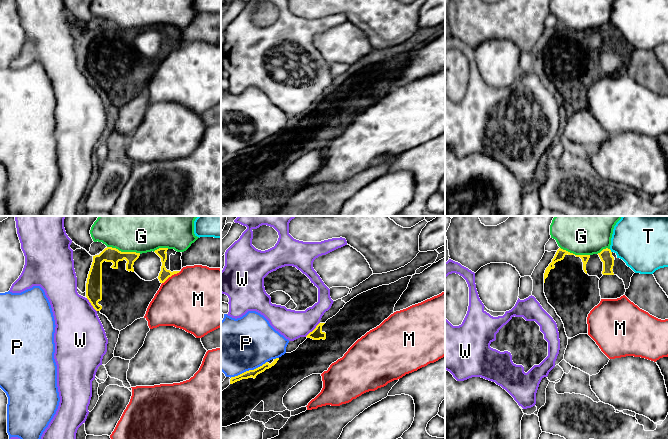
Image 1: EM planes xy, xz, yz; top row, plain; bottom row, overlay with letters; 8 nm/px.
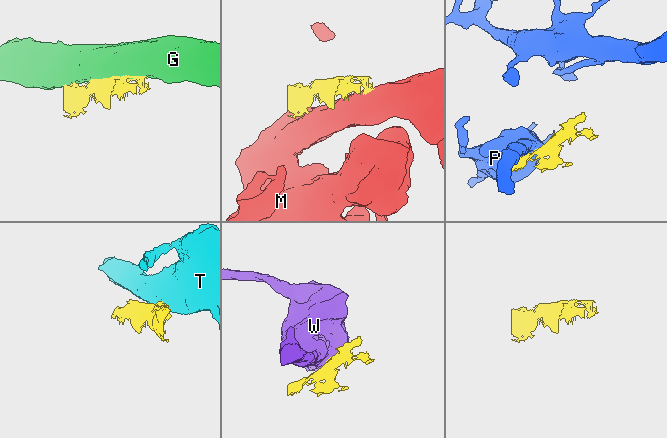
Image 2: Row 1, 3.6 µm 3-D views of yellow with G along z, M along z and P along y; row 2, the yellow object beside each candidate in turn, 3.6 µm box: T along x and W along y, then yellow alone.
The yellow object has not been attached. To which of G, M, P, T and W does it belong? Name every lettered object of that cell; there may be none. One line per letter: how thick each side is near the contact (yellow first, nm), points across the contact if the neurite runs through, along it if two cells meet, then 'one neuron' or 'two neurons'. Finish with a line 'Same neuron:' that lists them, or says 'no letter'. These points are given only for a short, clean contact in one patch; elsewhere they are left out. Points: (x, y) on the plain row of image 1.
G: 120 nm thick on the yellow side, 240 nm on the other; two neurons
M: 90 nm thick on the yellow side, 480 nm on the other; border along xy (180, 47), (172, 50), (162, 59); two neurons
P: 60 nm thick on the yellow side, 440 nm on the other; two neurons
T: 100 nm thick on the yellow side, 360 nm on the other; border along yz (609, 25), (611, 28); two neurons
W: 90 nm thick on the yellow side, 220 nm on the other; border along xz (319, 98), (305, 112); two neurons
Same neuron: no letter

